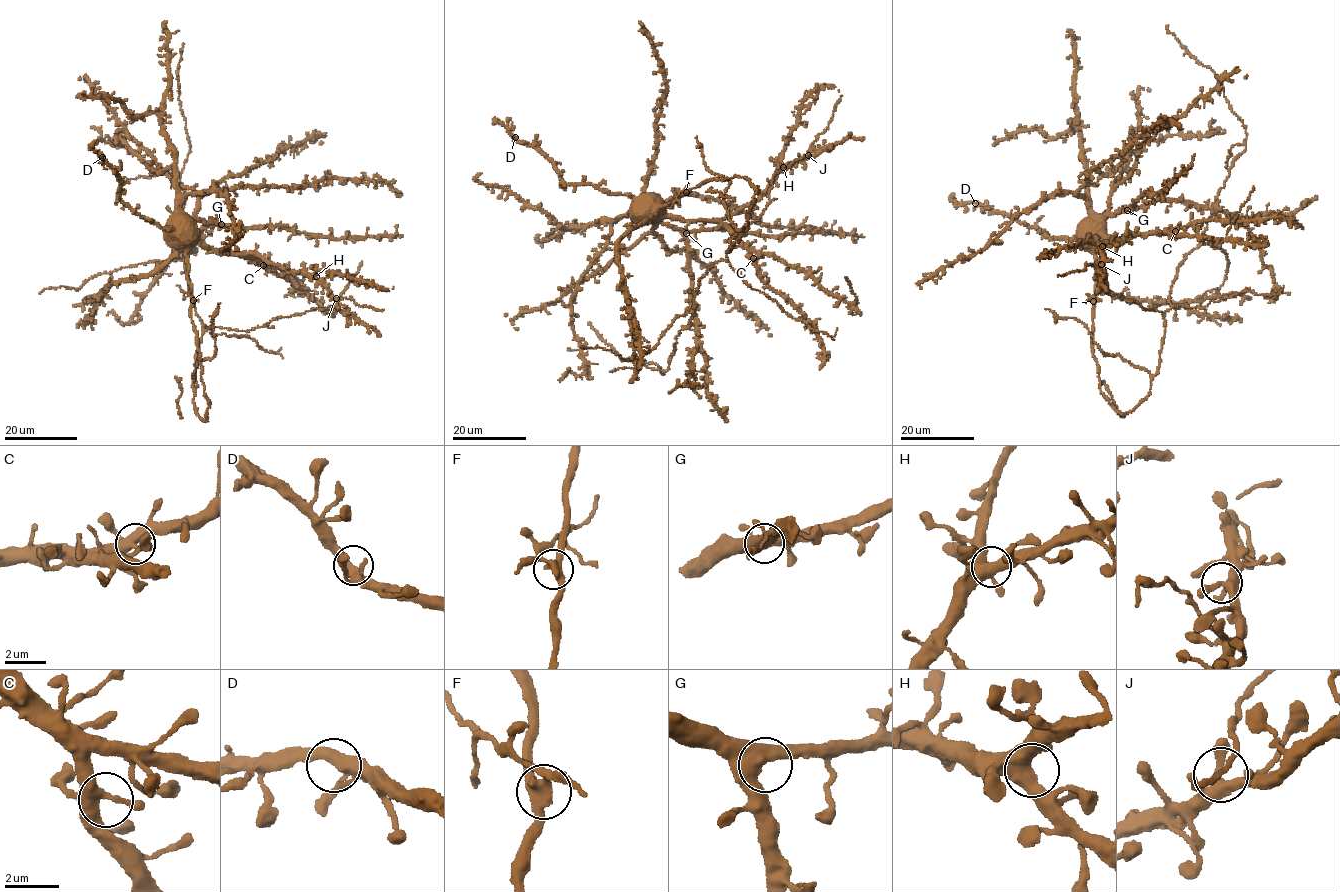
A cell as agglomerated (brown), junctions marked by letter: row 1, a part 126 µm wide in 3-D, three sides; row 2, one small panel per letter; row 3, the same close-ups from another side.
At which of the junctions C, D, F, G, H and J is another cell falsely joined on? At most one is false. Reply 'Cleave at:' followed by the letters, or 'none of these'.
Cleave at: F

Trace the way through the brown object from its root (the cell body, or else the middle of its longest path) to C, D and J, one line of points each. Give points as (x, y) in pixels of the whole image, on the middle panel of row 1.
C: (645, 200), (655, 199), (667, 213), (684, 219), (723, 224), (753, 258)
D: (645, 200), (604, 191), (589, 184), (568, 184), (553, 162), (515, 137)
J: (645, 200), (655, 199), (667, 213), (684, 219), (719, 223), (760, 197), (781, 169), (808, 155)

